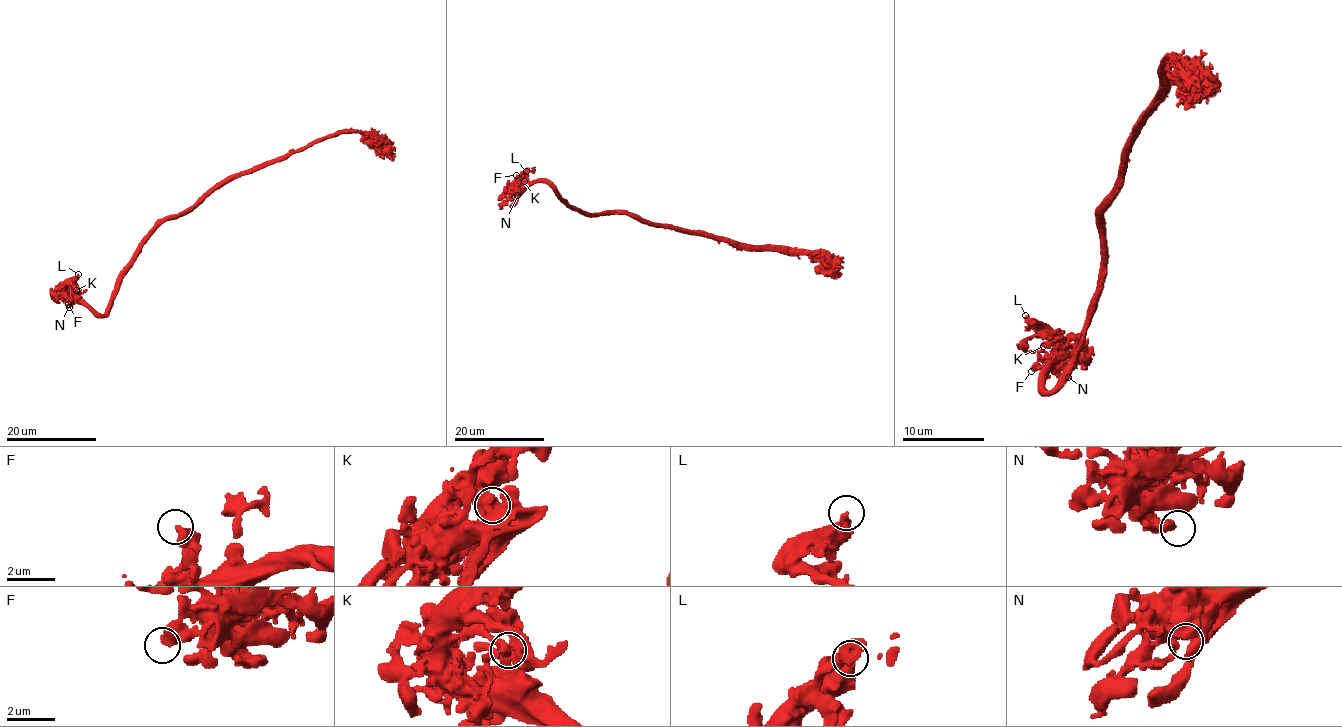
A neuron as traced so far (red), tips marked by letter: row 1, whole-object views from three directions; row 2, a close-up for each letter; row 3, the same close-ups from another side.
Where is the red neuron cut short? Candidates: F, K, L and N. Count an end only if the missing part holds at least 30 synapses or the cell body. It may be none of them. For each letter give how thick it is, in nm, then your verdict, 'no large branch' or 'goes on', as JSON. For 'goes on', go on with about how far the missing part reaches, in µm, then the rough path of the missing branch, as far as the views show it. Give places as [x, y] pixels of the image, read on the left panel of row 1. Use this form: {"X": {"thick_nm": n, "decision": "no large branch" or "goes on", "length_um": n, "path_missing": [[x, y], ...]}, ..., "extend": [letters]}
{"F": {"thick_nm": 480, "decision": "no large branch"}, "K": {"thick_nm": 380, "decision": "no large branch"}, "L": {"thick_nm": 500, "decision": "goes on", "length_um": 30, "path_missing": [[78, 274], [108, 266], [115, 269], [109, 268], [113, 240]]}, "N": {"thick_nm": 400, "decision": "no large branch"}, "extend": ["L"]}

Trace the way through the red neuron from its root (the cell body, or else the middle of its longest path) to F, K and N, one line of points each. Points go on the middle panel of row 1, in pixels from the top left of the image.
F: (646, 224), (627, 214), (584, 213), (574, 208), (547, 184), (534, 181), (520, 185), (516, 175)
K: (646, 224), (627, 214), (584, 213), (540, 181), (532, 181), (517, 194), (515, 191), (524, 181)
N: (646, 224), (627, 214), (584, 213), (540, 181), (518, 188), (517, 195)

